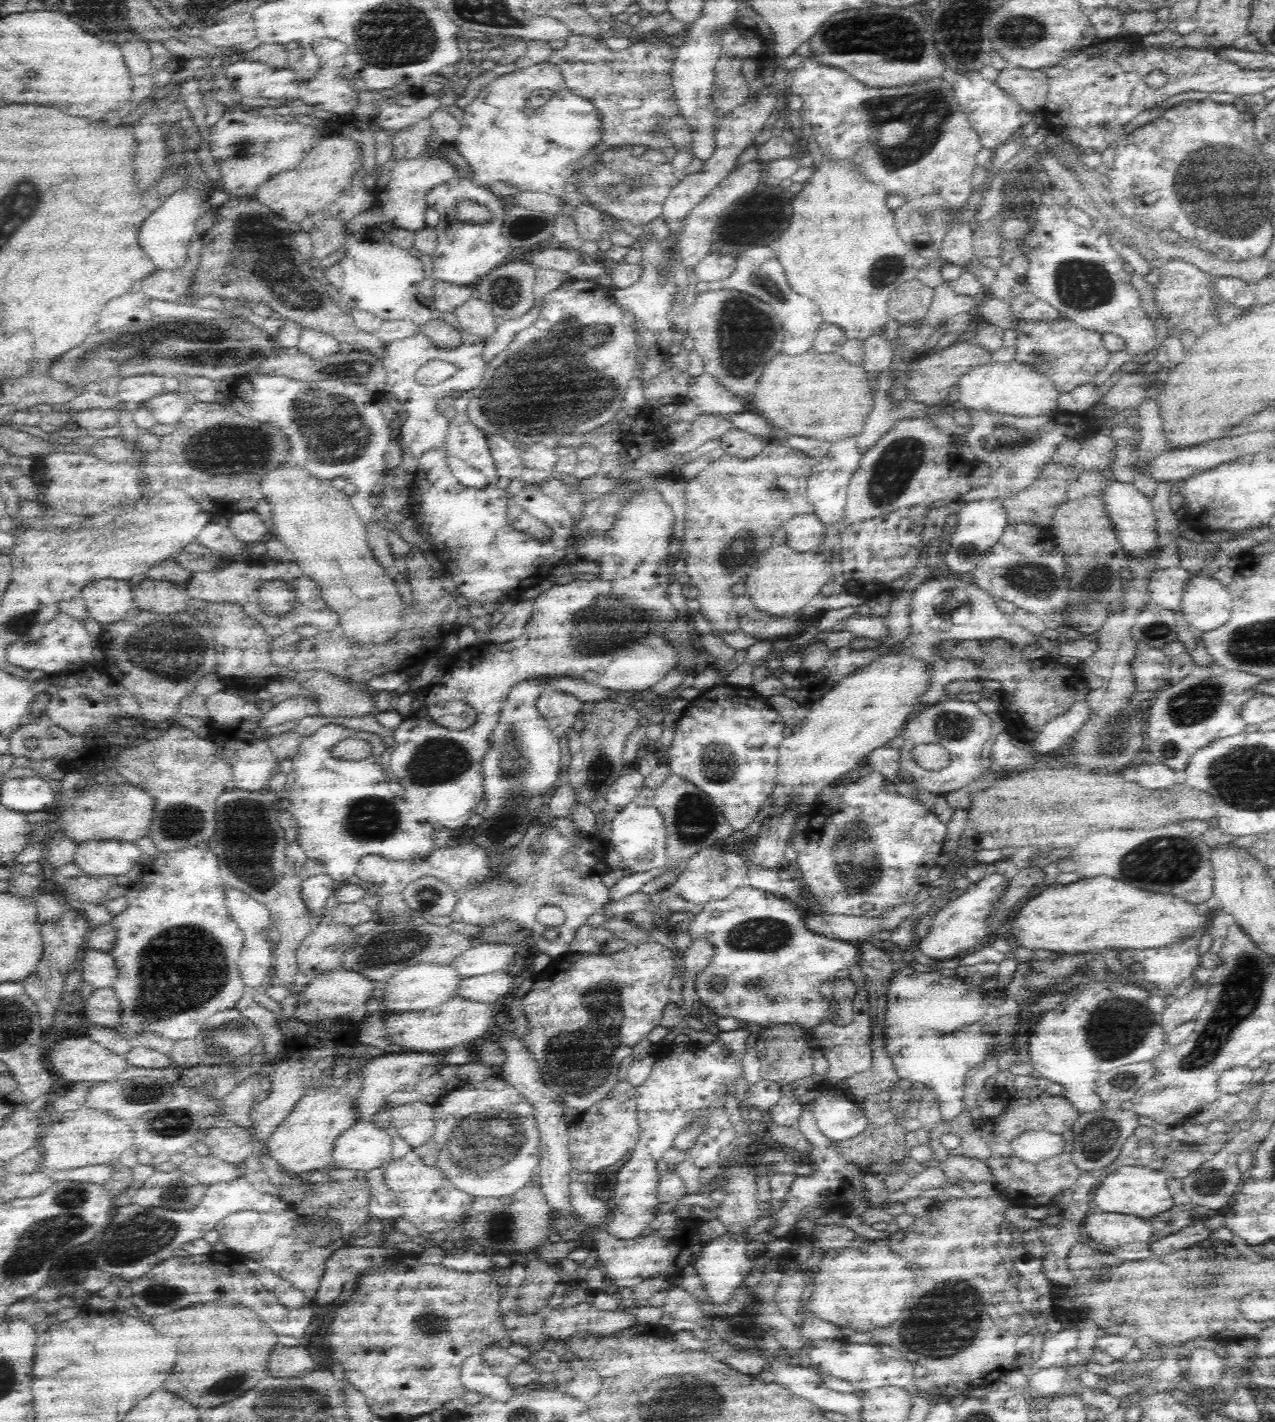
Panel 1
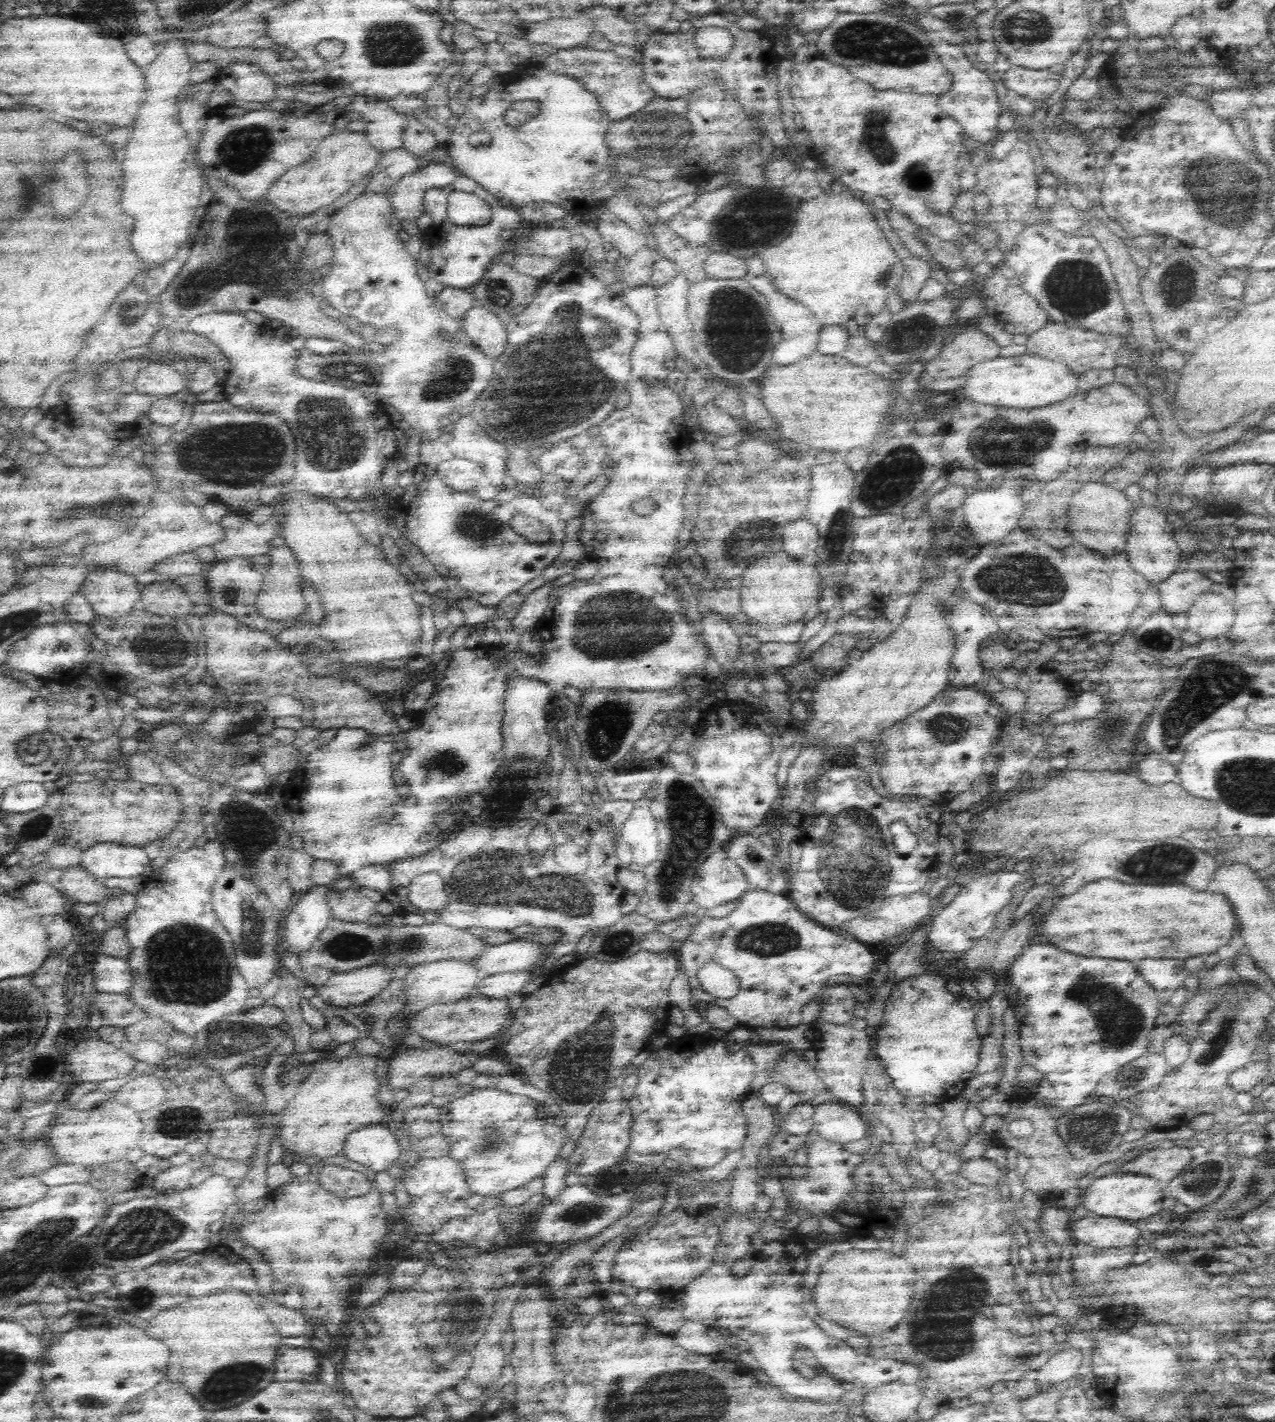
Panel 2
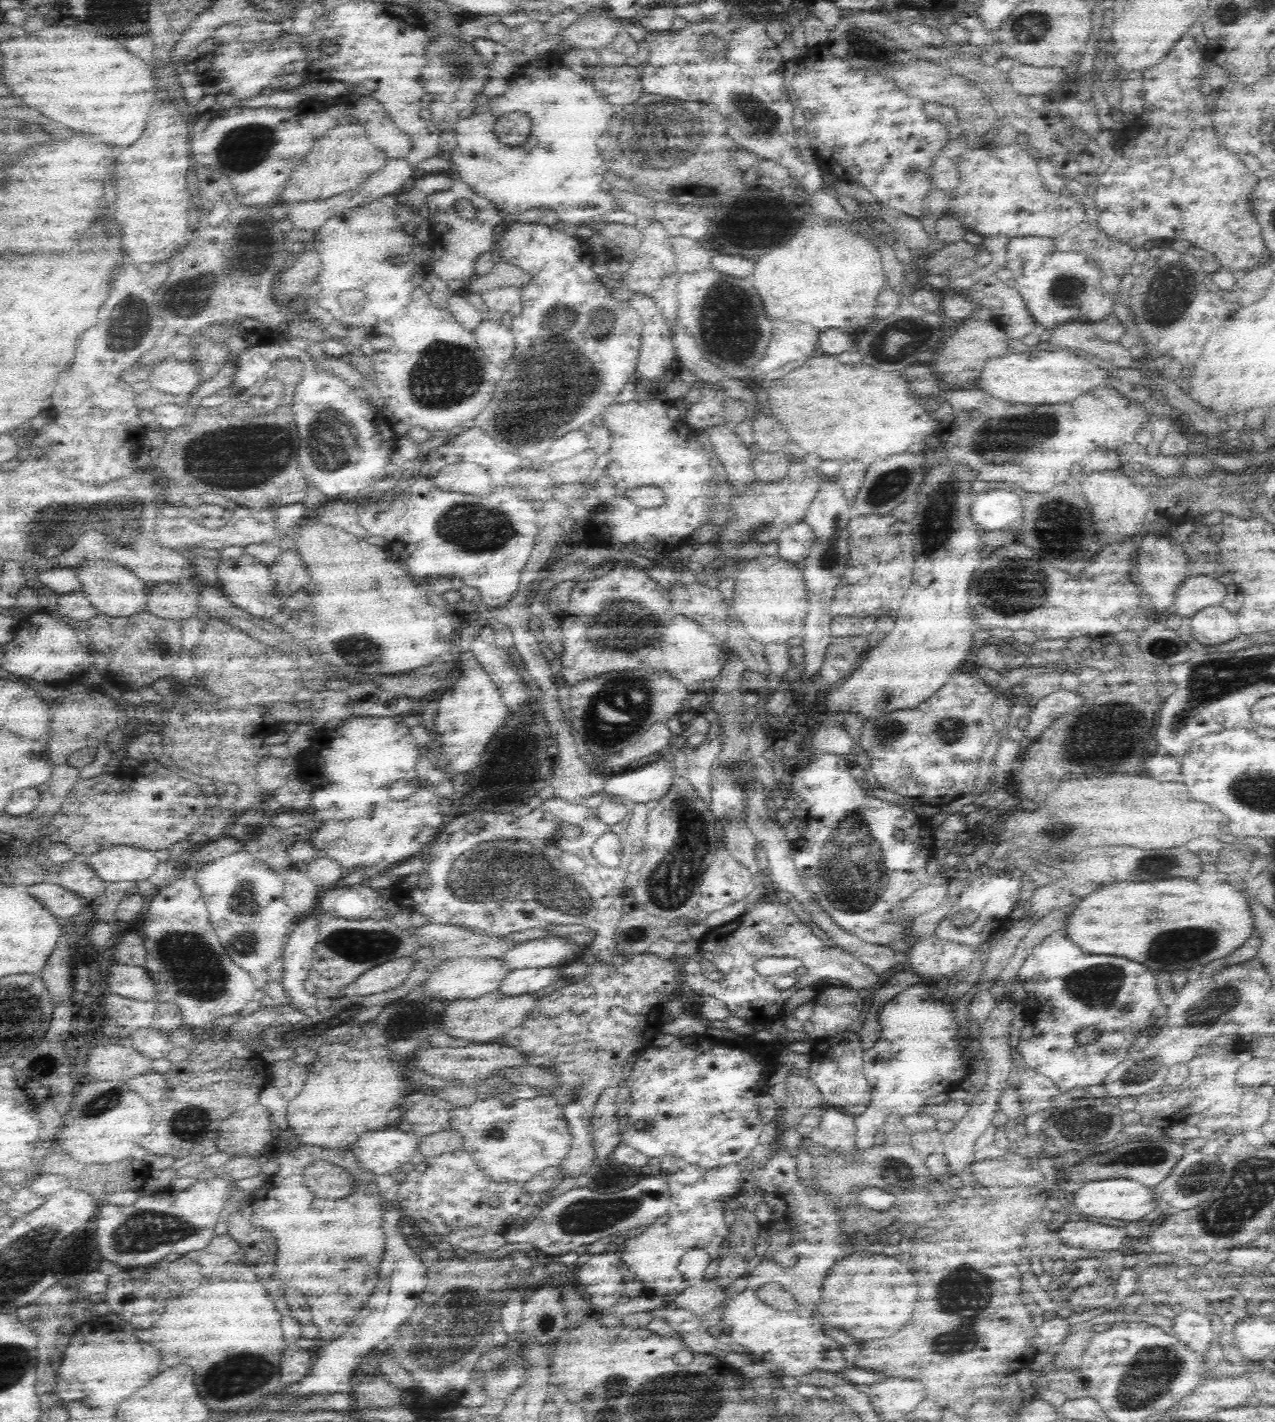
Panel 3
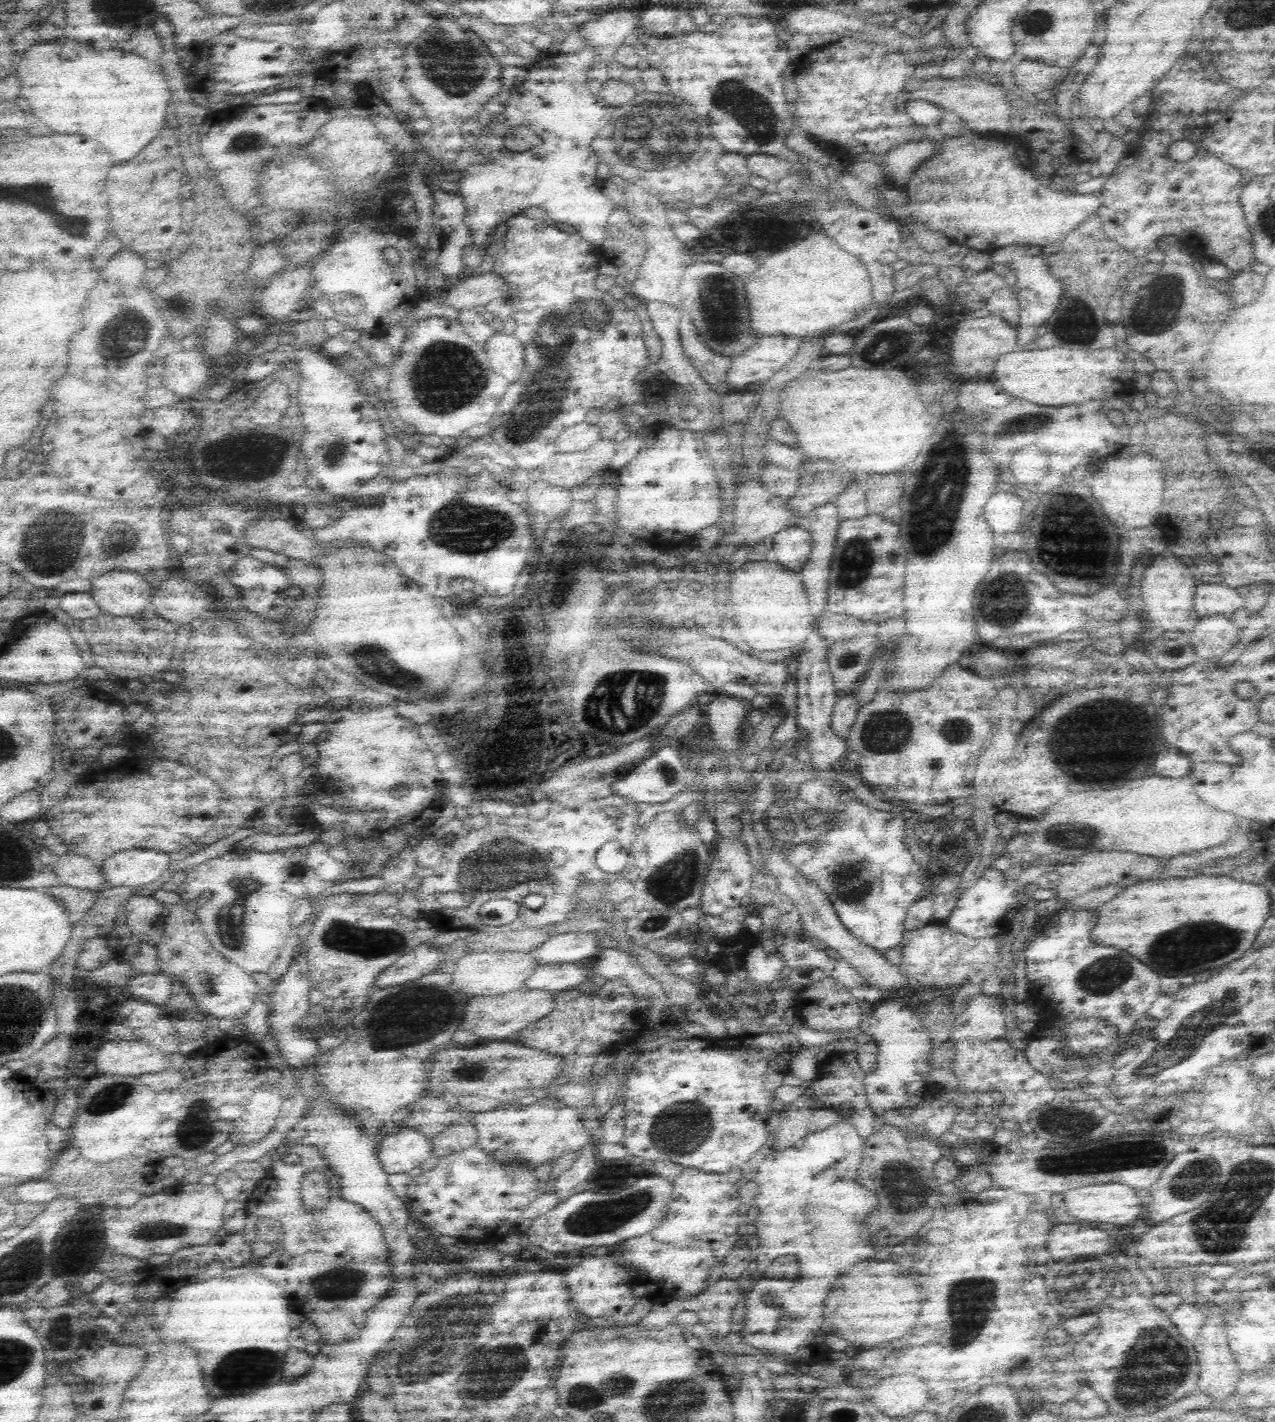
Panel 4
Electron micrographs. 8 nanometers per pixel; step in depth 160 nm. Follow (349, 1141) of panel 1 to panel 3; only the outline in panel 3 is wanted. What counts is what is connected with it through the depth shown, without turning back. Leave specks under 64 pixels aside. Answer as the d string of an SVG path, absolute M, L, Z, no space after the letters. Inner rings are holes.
M386 1128L382 1131L365 1132L353 1144L353 1153L359 1163L368 1173L375 1176L394 1173L400 1171L404 1164L412 1162L414 1156L418 1154L418 1145L421 1138L412 1130L401 1131L398 1128Z

